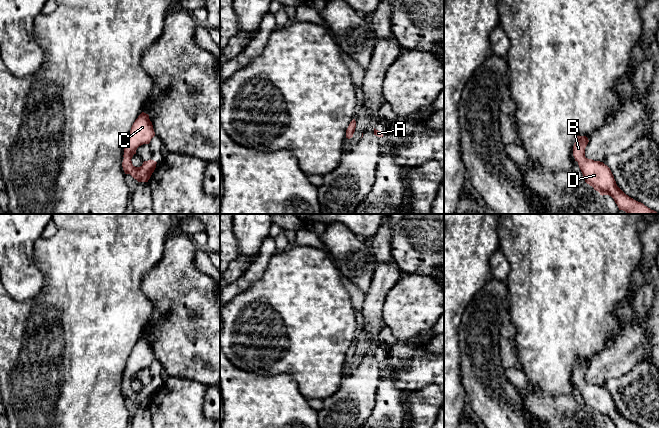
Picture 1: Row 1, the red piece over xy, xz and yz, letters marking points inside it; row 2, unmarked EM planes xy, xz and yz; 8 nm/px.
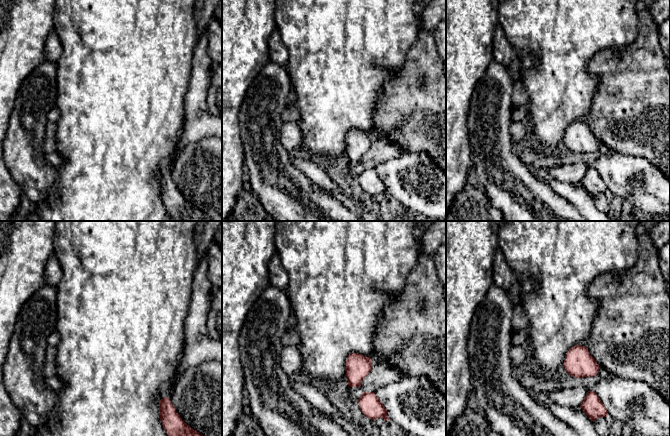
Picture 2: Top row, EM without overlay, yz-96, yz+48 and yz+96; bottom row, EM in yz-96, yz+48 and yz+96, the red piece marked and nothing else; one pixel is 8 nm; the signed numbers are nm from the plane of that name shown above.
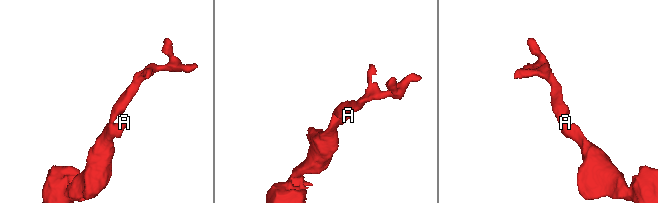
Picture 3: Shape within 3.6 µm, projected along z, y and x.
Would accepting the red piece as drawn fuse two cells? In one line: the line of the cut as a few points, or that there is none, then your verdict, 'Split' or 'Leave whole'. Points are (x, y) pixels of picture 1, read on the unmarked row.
No split. Leave whole

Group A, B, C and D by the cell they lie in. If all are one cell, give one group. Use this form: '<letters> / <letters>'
A B C D

